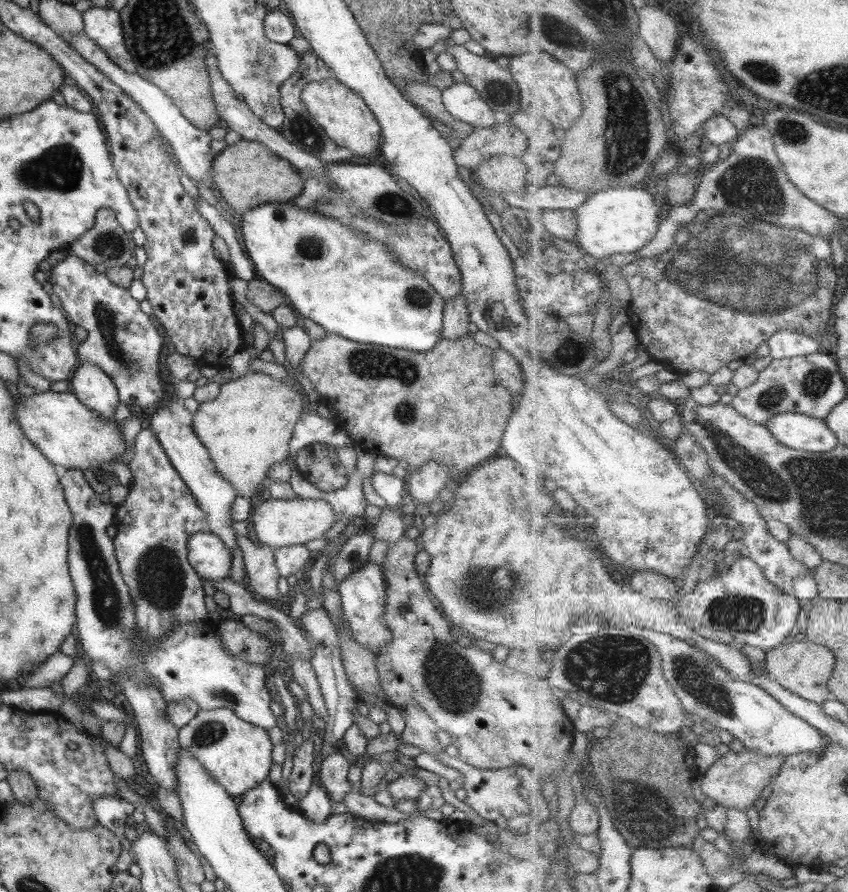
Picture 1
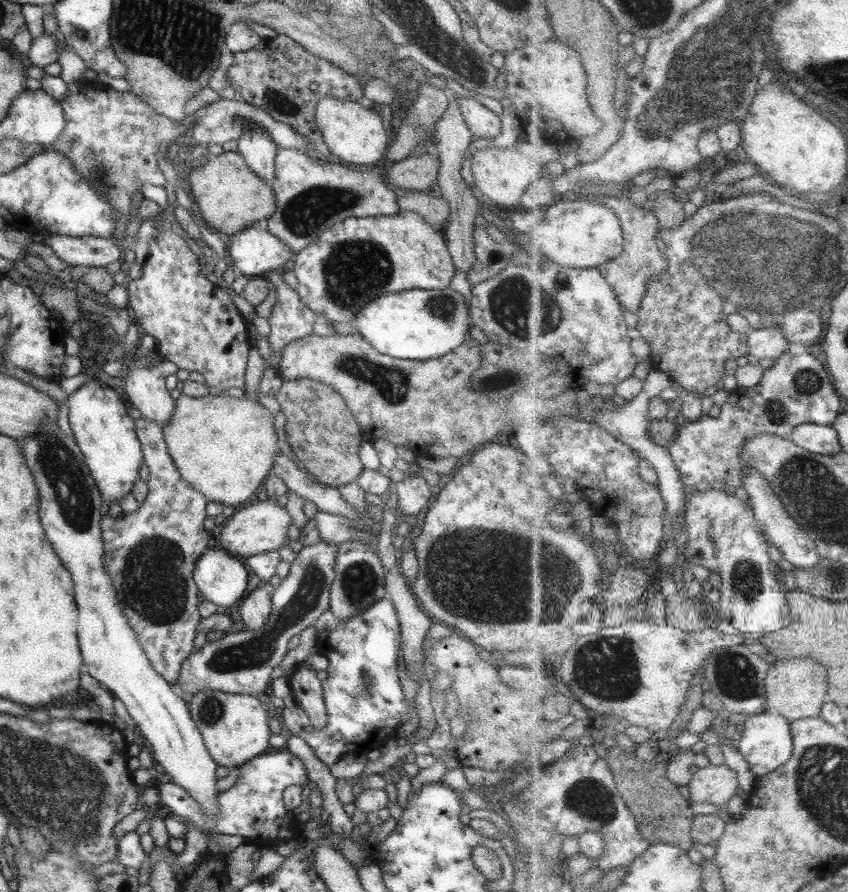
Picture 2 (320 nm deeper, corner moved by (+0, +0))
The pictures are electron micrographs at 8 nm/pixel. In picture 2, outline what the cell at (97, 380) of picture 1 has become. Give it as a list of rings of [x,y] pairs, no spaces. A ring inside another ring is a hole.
[[[98,379],[88,380],[68,395],[66,405],[75,444],[82,452],[100,499],[107,504],[118,503],[130,494],[142,464],[142,450],[135,434],[134,420],[127,415],[119,394],[112,388],[103,387]]]

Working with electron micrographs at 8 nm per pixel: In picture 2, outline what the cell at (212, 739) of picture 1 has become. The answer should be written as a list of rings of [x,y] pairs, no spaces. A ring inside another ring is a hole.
[[[205,689],[198,690],[187,701],[191,721],[201,734],[205,751],[217,766],[237,768],[239,764],[271,750],[267,710],[255,696]]]

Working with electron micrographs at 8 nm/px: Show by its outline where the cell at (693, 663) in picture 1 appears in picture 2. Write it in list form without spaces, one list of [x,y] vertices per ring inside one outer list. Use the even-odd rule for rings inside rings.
[[[767,710],[746,717],[738,750],[750,766],[751,772],[757,777],[764,777],[774,770],[779,770],[779,767],[784,766],[793,756],[792,723],[789,723],[782,714],[771,713]]]

